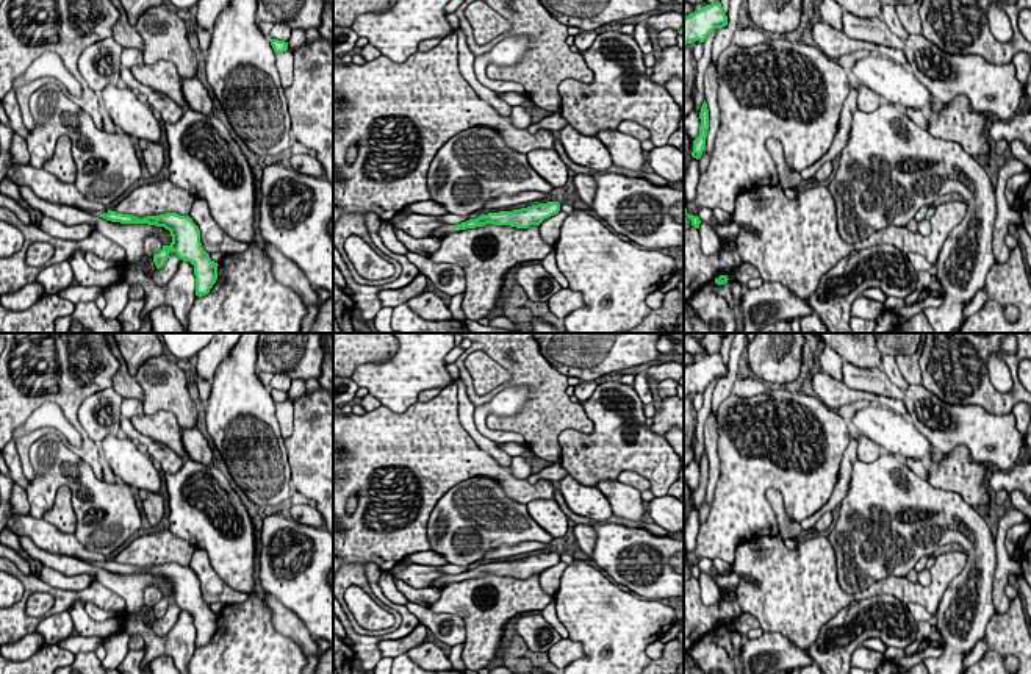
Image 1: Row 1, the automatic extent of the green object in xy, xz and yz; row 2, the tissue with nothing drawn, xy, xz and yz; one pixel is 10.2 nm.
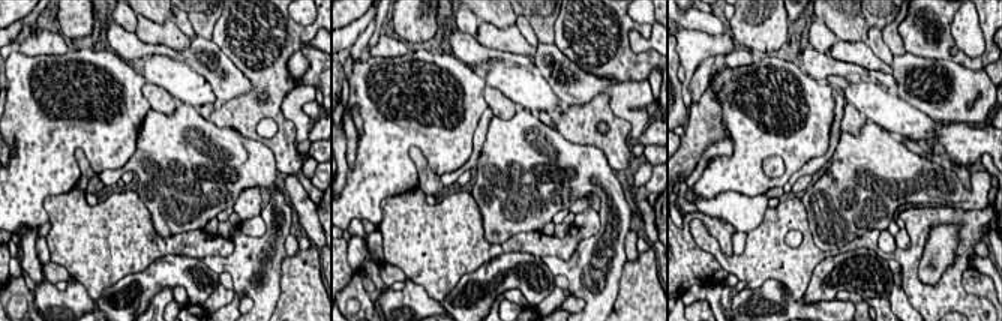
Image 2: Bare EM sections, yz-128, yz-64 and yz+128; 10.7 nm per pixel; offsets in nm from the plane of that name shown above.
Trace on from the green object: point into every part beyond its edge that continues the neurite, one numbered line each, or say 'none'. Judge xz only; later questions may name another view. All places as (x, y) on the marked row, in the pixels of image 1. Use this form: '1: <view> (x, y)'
1: xz (445, 230)

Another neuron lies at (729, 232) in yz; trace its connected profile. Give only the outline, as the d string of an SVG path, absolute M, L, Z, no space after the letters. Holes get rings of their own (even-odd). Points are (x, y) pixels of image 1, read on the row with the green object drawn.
M699 206L698 208L698 217L699 220L709 224L713 231L718 235L720 239L724 239L727 242L735 242L737 241L737 236L742 230L742 225L737 224L735 220L732 220L731 224L727 225L713 225L712 224L712 216L713 216L713 211L709 210L709 208L704 208L704 206Z

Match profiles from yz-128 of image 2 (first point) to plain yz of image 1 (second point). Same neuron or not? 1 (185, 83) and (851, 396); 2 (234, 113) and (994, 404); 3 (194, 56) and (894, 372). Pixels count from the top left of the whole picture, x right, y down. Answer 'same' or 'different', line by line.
1: different
2: same
3: different

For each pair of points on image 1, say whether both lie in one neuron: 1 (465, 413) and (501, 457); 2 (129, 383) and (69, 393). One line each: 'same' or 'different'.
1: same
2: different

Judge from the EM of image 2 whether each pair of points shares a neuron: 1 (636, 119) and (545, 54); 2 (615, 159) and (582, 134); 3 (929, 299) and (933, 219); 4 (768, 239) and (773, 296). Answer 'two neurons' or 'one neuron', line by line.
1: one neuron
2: one neuron
3: one neuron
4: two neurons

